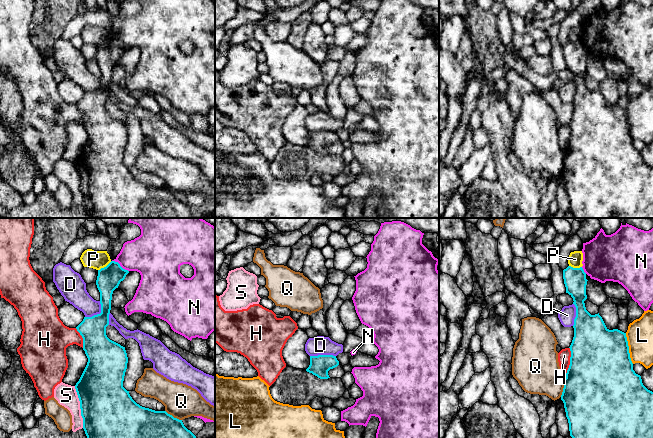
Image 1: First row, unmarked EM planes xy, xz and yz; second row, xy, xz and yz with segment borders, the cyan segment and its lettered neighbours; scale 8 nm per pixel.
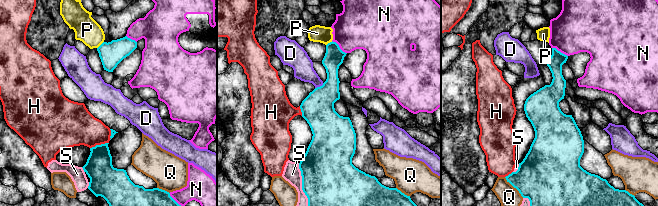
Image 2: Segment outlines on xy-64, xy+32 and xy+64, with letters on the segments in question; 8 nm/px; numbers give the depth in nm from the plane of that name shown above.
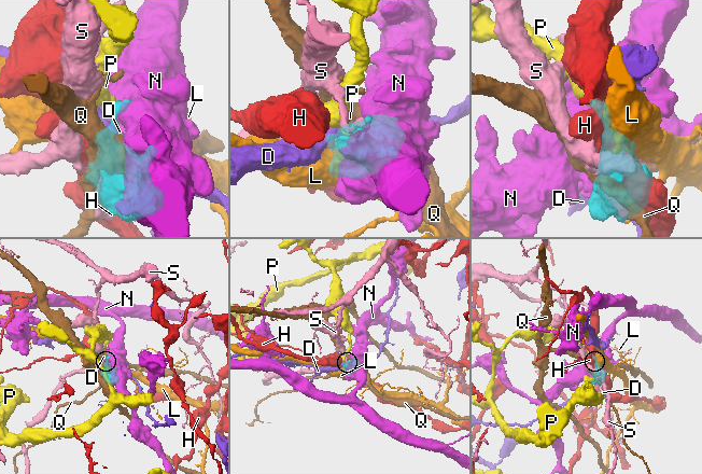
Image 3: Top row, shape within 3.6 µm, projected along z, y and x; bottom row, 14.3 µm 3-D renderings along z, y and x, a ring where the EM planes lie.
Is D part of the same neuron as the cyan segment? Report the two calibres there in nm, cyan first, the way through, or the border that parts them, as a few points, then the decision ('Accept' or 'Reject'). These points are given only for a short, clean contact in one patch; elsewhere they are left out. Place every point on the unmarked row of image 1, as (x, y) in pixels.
Thickness 220 nm (cyan) against 180 nm. Boundary: xy (100, 77), (100, 88), (85, 93). Reject

